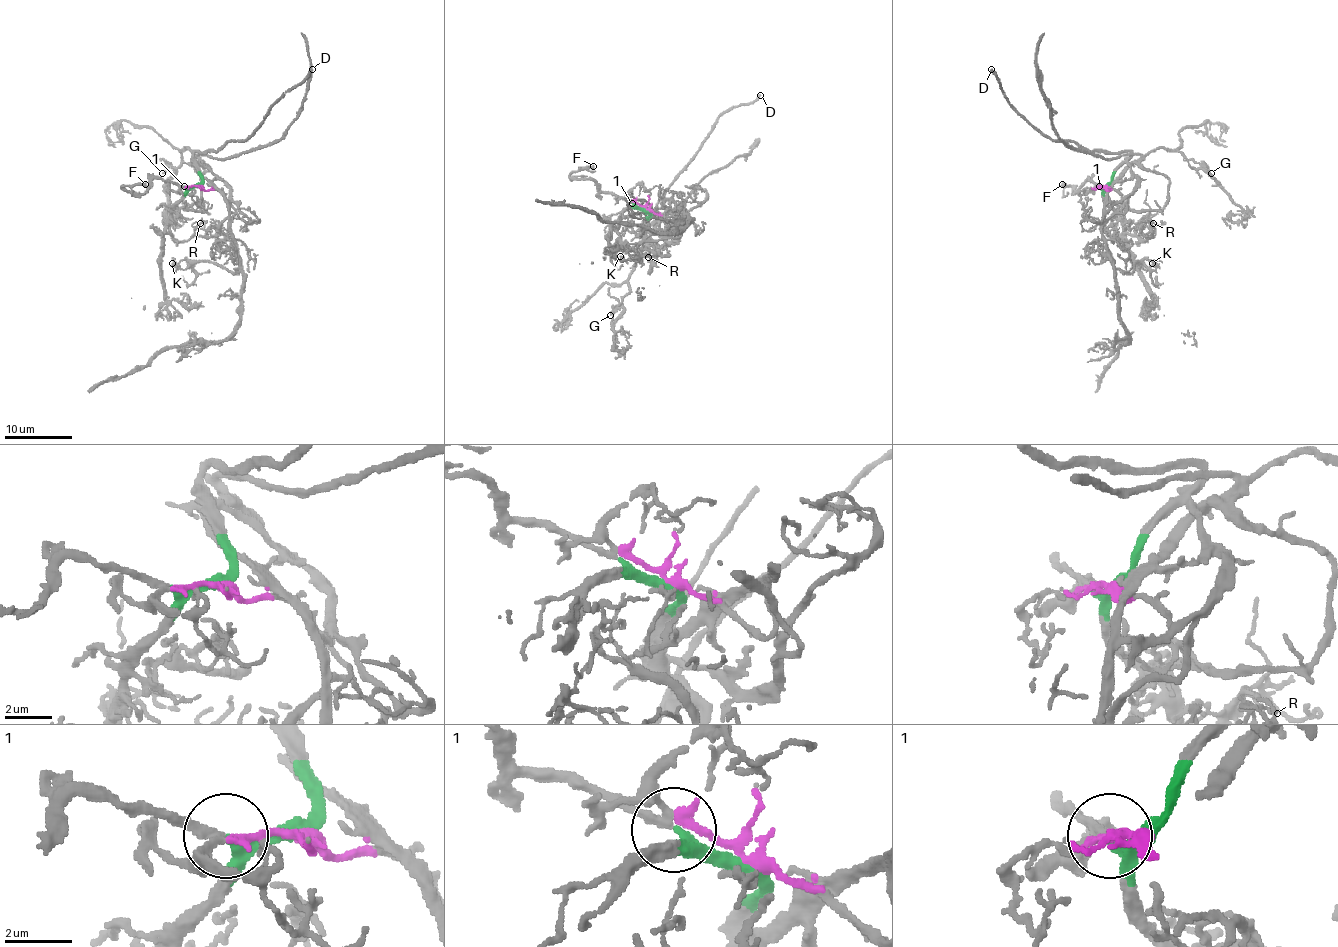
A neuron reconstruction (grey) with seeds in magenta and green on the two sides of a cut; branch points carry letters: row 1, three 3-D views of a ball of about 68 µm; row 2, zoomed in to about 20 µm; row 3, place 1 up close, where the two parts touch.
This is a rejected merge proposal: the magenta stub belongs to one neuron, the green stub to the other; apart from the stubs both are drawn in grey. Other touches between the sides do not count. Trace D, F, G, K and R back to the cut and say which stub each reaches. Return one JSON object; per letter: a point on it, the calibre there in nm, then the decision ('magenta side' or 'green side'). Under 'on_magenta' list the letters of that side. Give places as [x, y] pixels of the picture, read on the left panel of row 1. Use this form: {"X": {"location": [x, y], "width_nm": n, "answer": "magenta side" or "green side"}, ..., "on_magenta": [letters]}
{"D": {"location": [312, 69], "width_nm": 300, "answer": "green side"}, "F": {"location": [145, 184], "width_nm": 360, "answer": "green side"}, "G": {"location": [162, 173], "width_nm": 140, "answer": "magenta side"}, "K": {"location": [172, 263], "width_nm": 220, "answer": "magenta side"}, "R": {"location": [200, 223], "width_nm": 180, "answer": "green side"}, "on_magenta": ["G", "K"]}

